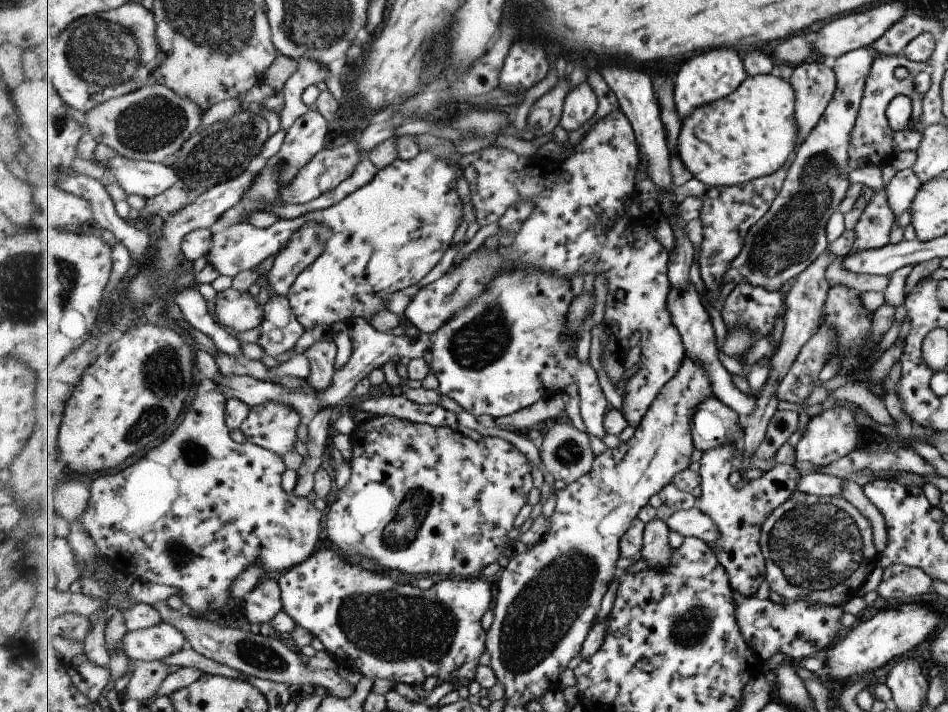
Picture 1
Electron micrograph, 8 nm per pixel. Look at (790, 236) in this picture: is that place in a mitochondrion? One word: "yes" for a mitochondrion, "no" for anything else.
yes

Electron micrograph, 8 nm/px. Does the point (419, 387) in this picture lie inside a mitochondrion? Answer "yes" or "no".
no

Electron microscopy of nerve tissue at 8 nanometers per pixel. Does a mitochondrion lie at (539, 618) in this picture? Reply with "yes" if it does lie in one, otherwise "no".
yes

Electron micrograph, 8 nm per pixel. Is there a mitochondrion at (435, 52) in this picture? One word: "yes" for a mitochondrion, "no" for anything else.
yes

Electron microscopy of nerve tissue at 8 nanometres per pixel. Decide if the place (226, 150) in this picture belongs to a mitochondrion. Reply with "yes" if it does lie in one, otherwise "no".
yes

